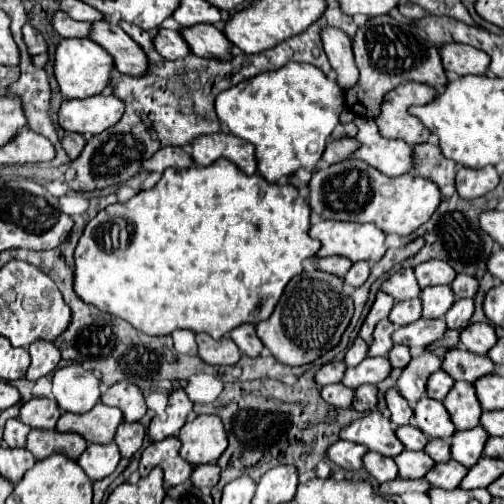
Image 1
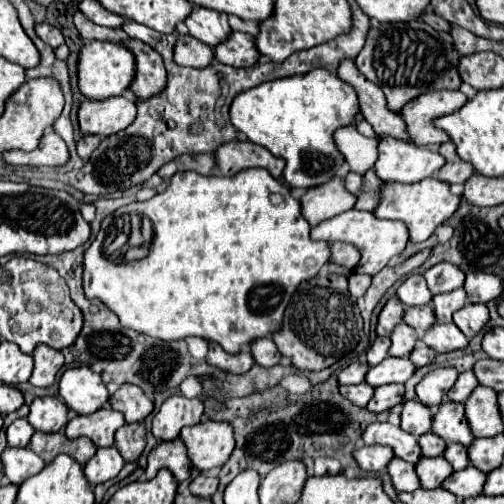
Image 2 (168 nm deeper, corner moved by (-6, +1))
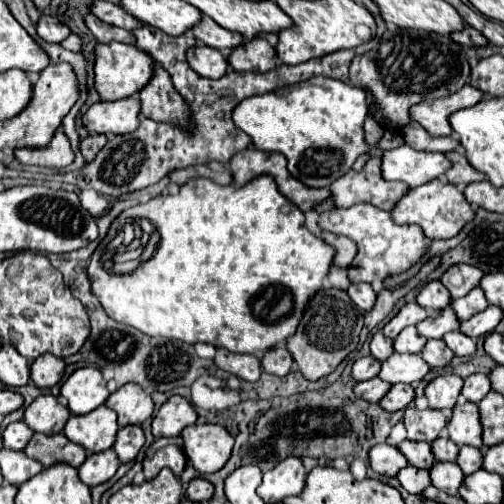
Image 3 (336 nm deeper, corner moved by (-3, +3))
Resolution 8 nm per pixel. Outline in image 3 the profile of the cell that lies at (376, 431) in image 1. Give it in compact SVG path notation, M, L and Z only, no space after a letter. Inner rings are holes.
M401 441L397 445L397 449L407 457L409 465L413 467L421 467L421 469L429 469L435 463L435 457L431 453L429 443L421 443L421 441Z

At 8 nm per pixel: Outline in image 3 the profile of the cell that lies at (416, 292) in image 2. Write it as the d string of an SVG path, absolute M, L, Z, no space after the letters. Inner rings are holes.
M427 281L427 283L423 283L423 287L419 289L415 301L417 301L423 309L439 311L439 309L443 309L443 307L449 305L451 297L449 297L447 289L445 289L439 281Z

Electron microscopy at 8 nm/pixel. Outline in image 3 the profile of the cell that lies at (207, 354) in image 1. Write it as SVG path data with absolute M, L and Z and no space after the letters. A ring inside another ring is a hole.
M217 349L215 365L223 371L229 371L231 375L237 375L243 381L257 381L261 375L261 363L253 355L239 355L229 353L227 349Z

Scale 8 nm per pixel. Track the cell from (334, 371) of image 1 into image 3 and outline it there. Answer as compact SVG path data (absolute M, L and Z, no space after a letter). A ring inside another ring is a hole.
M361 357L353 363L353 369L351 369L351 375L355 381L367 381L367 379L373 379L377 377L381 369L381 363L373 357Z

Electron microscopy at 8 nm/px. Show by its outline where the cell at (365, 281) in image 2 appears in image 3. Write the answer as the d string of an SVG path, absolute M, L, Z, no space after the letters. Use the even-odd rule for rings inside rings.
M349 285L347 295L355 301L355 305L359 307L361 313L371 309L375 303L375 291L371 289L371 285Z

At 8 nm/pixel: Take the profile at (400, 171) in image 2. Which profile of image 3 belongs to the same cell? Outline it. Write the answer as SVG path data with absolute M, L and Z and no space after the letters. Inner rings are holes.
M409 145L389 149L381 157L381 173L387 181L403 181L409 187L419 187L425 181L441 177L451 167L443 153L415 151Z

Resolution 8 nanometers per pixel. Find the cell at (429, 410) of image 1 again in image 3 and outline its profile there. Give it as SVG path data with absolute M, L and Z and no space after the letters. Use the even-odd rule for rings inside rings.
M457 403L453 407L453 415L447 425L449 439L453 439L459 447L461 445L473 445L483 447L481 441L481 423L479 423L479 411L475 403Z

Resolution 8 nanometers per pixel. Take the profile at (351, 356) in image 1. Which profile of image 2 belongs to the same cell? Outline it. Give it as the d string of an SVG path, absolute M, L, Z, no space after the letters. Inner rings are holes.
M376 337L368 349L368 355L366 355L368 363L378 365L380 361L384 361L388 357L388 349L390 349L390 339L388 337Z

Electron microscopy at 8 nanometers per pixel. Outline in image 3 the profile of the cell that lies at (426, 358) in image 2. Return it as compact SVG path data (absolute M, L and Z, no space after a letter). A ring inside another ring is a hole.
M429 339L425 343L425 349L419 355L425 359L429 367L435 367L435 369L445 367L453 359L453 351L449 351L449 347L439 339Z

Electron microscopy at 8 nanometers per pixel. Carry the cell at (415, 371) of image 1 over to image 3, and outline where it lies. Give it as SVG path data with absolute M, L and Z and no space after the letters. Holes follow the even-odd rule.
M439 375L425 387L431 409L451 409L461 393L463 379L459 375Z

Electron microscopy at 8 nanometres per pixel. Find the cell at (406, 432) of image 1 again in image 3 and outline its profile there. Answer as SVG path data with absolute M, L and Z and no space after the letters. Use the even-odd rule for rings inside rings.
M441 435L437 441L433 441L431 449L433 449L433 455L437 457L437 461L455 461L457 451L459 451L459 447L447 435Z

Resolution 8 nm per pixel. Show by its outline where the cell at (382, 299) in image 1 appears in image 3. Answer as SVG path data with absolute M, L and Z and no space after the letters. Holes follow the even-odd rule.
M405 303L397 311L397 315L383 327L383 335L389 339L395 339L401 329L405 329L407 325L417 325L425 317L427 317L427 311L423 307L419 307L417 303Z

